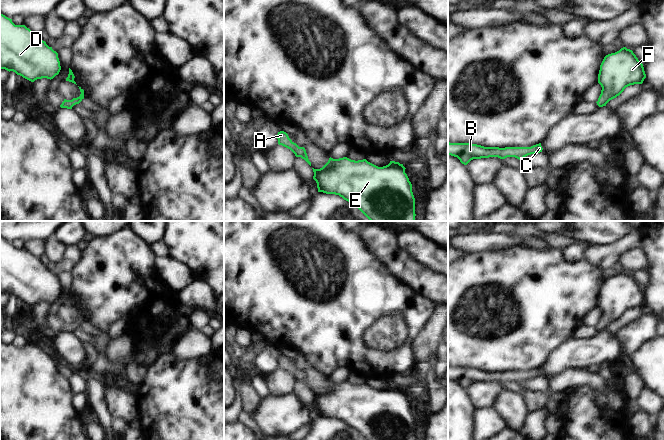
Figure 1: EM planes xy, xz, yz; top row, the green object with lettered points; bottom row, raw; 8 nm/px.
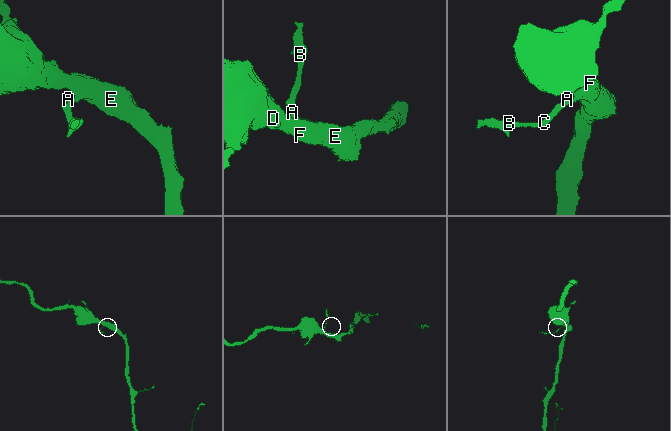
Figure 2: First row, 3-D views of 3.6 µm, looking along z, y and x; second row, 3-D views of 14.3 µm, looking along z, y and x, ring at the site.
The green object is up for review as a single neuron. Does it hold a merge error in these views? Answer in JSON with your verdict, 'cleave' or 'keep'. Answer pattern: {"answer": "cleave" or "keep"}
{"answer": "keep"}

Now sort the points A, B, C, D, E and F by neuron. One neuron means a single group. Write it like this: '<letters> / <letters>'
A B C D E F

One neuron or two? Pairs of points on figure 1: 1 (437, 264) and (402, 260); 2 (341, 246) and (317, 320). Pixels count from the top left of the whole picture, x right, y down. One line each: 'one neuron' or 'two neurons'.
1: two neurons
2: one neuron

